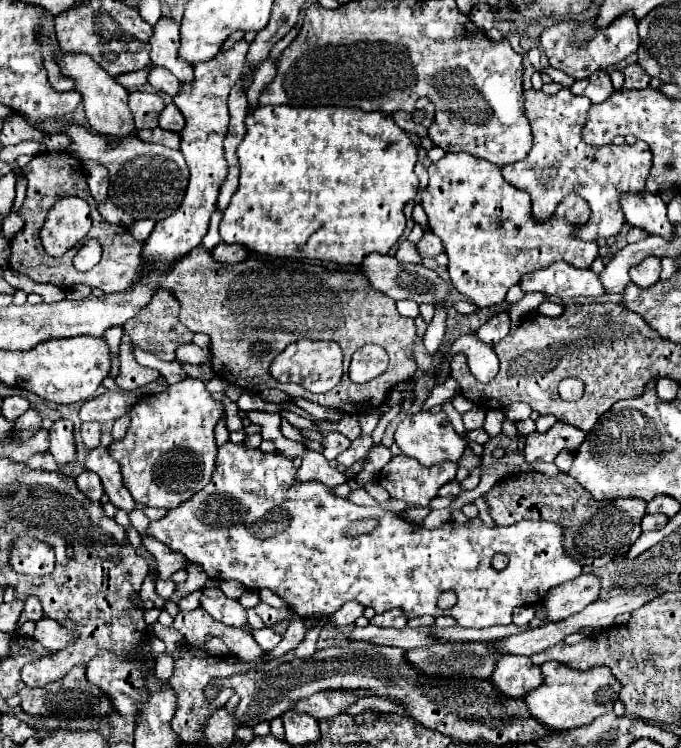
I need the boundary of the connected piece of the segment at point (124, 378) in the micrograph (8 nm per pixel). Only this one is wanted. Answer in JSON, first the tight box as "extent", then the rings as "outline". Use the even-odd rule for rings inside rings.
{"extent":[116,331,162,390],"outline":[[[124,331],[120,341],[120,376],[116,378],[118,386],[124,390],[140,388],[148,382],[156,382],[162,374],[152,368],[140,366],[133,356],[133,343],[130,336]]]}

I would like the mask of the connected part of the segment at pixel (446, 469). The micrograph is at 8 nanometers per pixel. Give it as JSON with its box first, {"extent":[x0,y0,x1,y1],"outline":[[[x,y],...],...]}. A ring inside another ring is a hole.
{"extent":[380,454,458,506],"outline":[[[398,454],[382,468],[380,484],[392,498],[406,500],[408,504],[414,504],[414,506],[428,506],[428,502],[432,498],[436,498],[440,486],[444,486],[446,482],[456,478],[456,470],[458,470],[458,462],[440,462],[440,464],[434,464],[428,468],[428,466],[422,466],[420,462],[416,462],[416,458]]]}

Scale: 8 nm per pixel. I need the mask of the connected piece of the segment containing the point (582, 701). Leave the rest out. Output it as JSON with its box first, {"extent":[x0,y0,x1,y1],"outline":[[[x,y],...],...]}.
{"extent":[524,660,622,732],"outline":[[[550,660],[542,664],[542,670],[544,670],[544,682],[536,690],[528,692],[524,700],[528,704],[530,714],[554,732],[580,728],[584,724],[590,724],[594,718],[610,712],[622,690],[622,684],[616,680],[616,676],[608,666],[574,670],[564,666],[562,662]]]}

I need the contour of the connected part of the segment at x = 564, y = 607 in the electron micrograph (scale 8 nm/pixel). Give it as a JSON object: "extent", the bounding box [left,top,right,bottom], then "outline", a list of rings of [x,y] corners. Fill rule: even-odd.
{"extent":[546,574,600,622],"outline":[[[580,574],[576,580],[564,582],[558,588],[552,588],[548,592],[546,600],[546,614],[552,622],[564,620],[580,610],[584,610],[588,604],[598,600],[600,594],[600,576],[596,574]]]}

